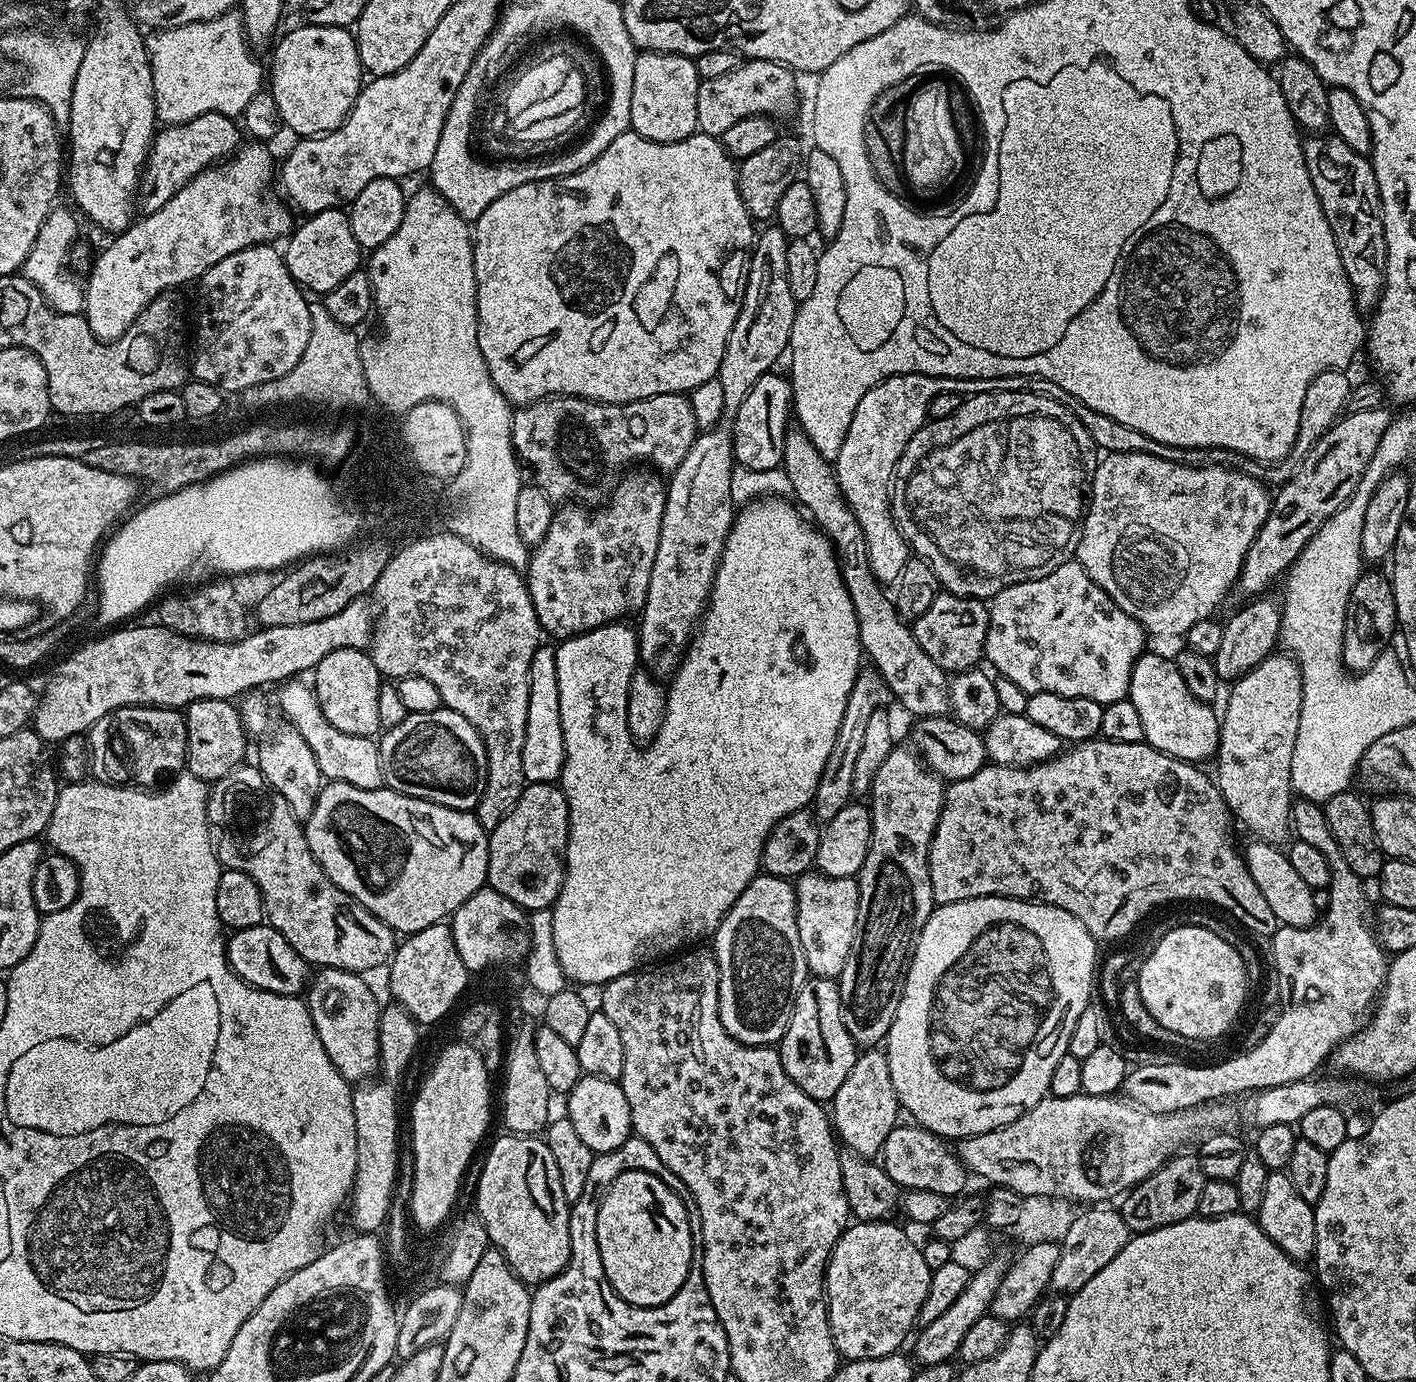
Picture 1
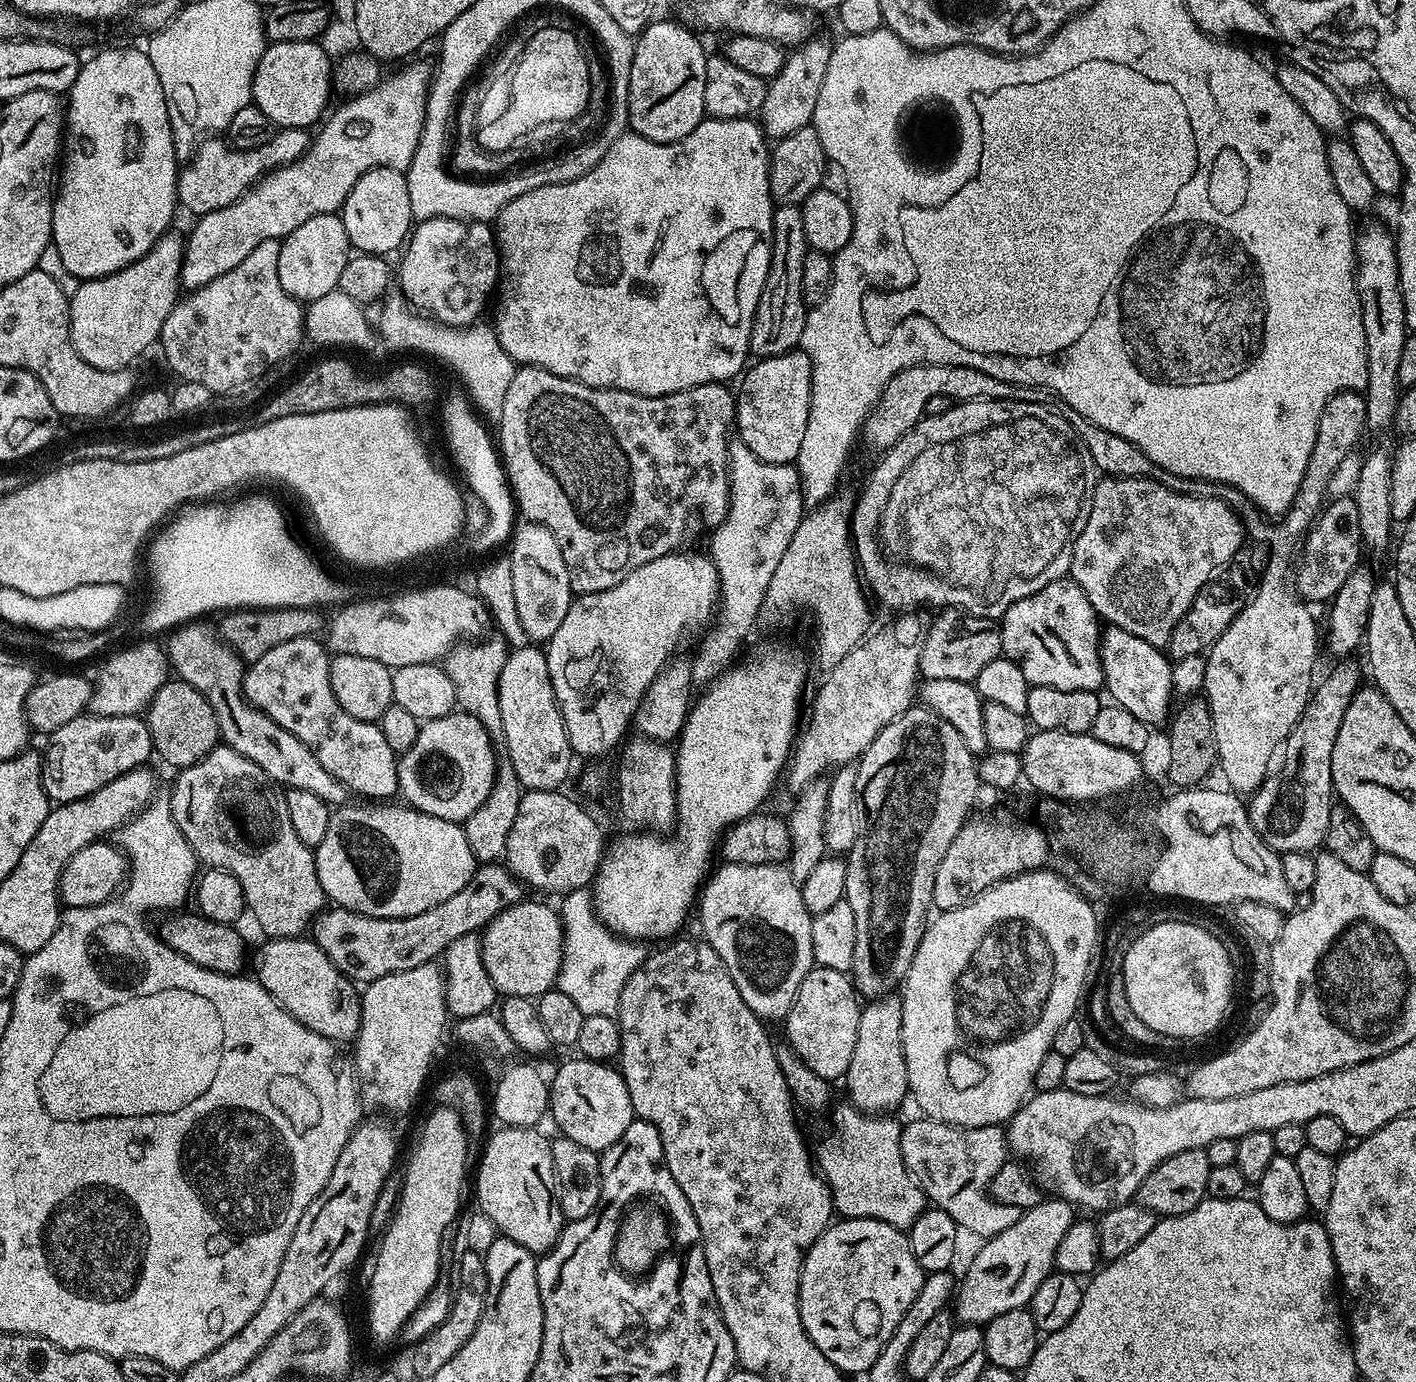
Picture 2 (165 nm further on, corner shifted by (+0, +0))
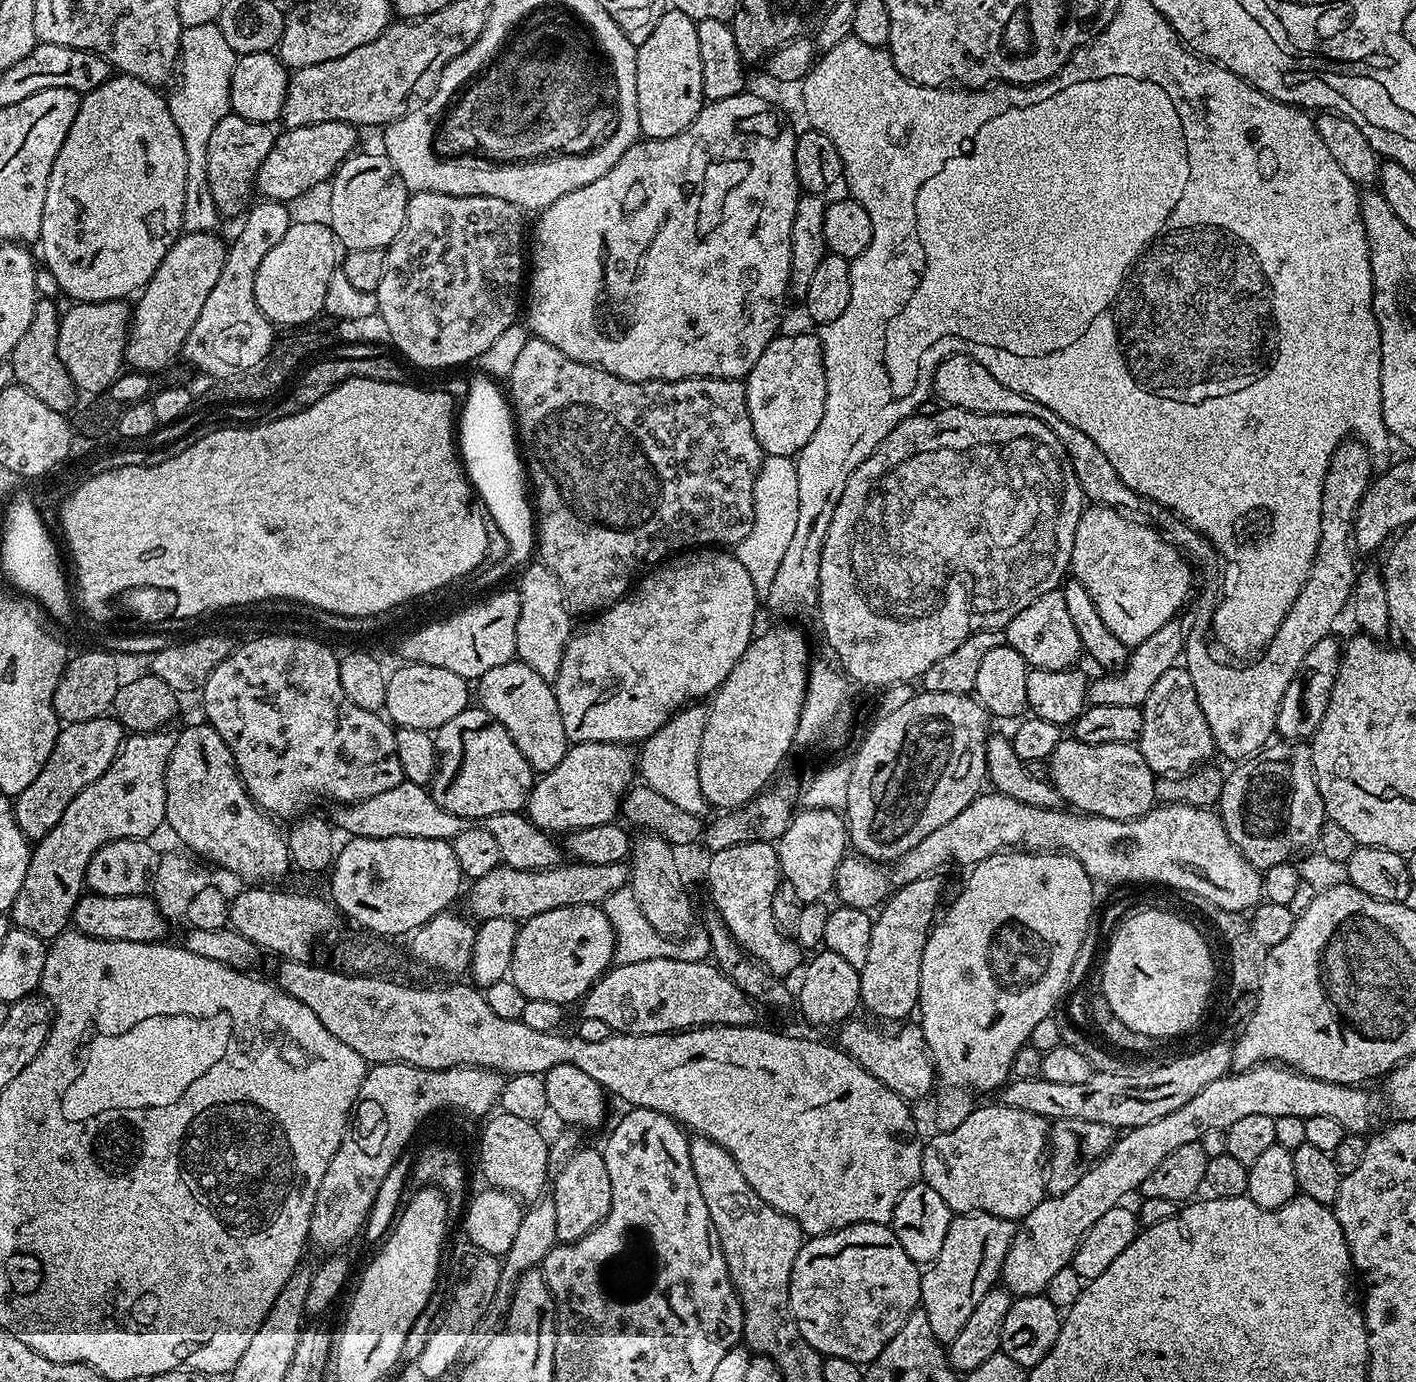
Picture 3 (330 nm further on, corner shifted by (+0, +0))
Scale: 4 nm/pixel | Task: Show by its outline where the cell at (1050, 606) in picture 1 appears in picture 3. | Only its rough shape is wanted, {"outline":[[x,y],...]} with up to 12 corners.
{"outline":[[1063,591],[1042,594],[1006,626],[1032,668],[1062,670],[1082,656]]}

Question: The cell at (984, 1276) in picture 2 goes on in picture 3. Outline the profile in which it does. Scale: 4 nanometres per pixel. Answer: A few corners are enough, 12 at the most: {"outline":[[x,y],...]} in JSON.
{"outline":[[1269,1062],[1129,1128],[1017,1227],[1003,1287],[1035,1296],[1170,1150],[1250,1114],[1364,1132],[1376,1104]]}

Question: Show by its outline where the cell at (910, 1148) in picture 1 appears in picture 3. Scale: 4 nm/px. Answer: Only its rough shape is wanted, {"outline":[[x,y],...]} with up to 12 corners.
{"outline":[[996,1102],[924,1144],[953,1213],[1045,1200],[1045,1117]]}

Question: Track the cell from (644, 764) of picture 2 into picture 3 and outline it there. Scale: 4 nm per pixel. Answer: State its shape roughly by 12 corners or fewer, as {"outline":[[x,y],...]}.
{"outline":[[640,834],[630,887],[654,930],[693,931],[673,845]]}

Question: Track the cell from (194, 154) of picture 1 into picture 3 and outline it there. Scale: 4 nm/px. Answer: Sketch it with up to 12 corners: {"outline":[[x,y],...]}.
{"outline":[[318,122],[275,137],[254,185],[291,202],[331,181],[357,129]]}

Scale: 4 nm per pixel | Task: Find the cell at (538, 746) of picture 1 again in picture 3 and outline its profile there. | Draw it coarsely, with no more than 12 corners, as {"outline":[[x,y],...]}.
{"outline":[[513,658],[479,678],[502,722],[533,773],[570,741],[556,689]]}

